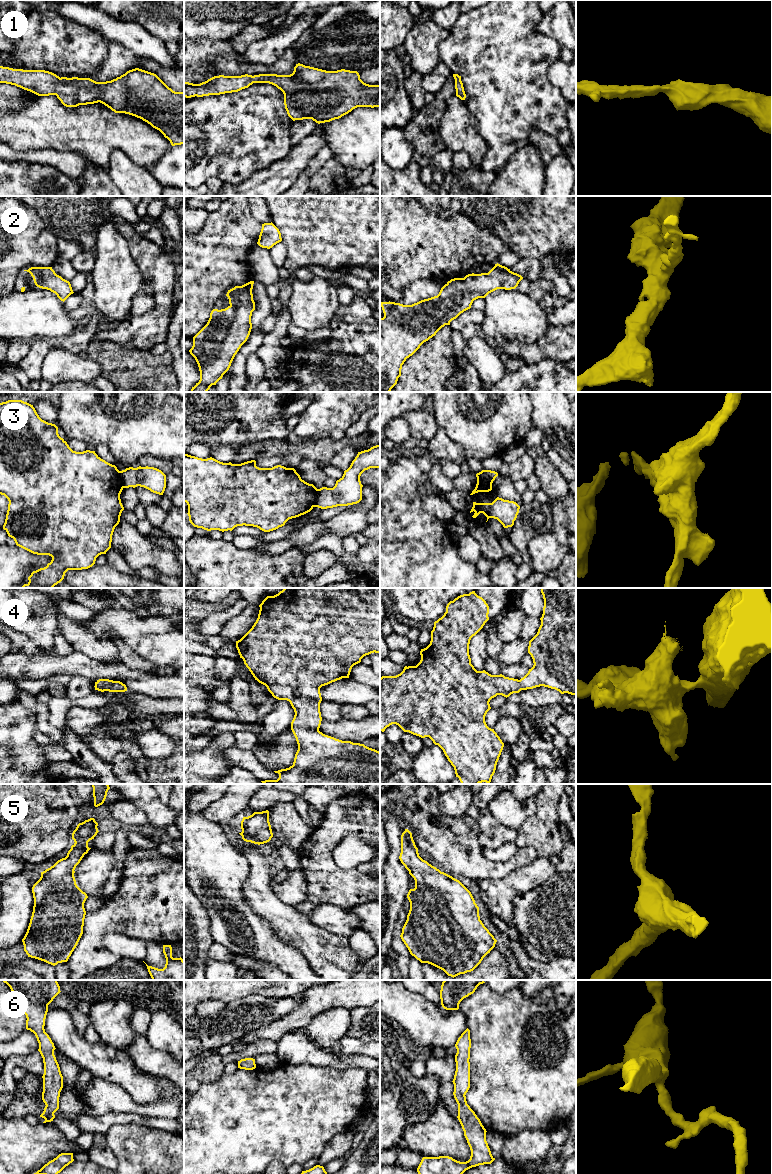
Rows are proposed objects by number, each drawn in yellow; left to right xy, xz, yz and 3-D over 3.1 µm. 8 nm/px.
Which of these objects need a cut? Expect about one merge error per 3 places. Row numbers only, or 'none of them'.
3

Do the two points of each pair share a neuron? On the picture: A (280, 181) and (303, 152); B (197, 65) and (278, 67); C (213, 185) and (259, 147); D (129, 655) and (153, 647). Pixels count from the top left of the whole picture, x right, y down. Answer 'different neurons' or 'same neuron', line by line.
A: same neuron
B: same neuron
C: different neurons
D: different neurons

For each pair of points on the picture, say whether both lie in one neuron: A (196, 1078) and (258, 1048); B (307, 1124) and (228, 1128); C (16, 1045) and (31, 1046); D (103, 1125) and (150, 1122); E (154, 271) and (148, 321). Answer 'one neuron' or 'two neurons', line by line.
A: one neuron
B: one neuron
C: one neuron
D: one neuron
E: one neuron

